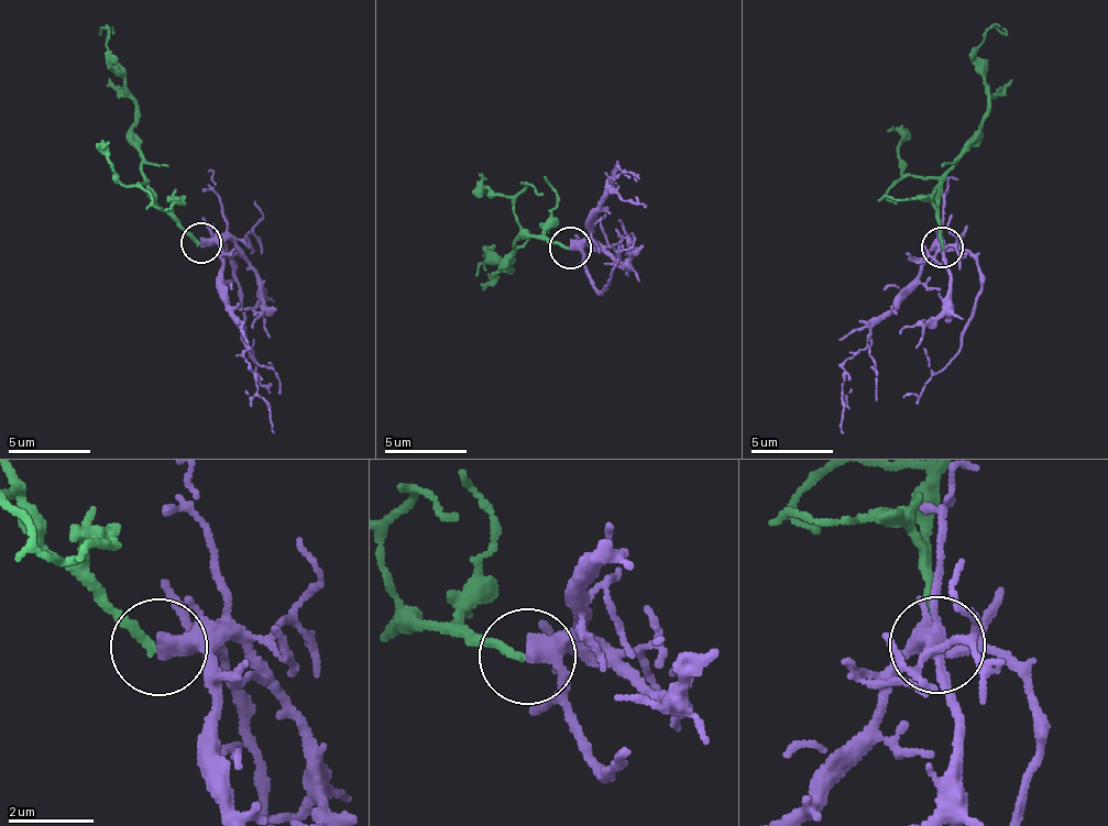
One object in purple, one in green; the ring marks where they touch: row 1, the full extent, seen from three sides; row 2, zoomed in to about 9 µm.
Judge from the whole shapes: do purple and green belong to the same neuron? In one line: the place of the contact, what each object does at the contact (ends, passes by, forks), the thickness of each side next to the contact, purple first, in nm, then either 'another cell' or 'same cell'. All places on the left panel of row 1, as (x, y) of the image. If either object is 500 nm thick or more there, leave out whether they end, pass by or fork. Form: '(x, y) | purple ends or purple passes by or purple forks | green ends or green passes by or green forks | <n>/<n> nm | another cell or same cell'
(200, 242) | purple passes by | green ends | 360/200 nm | another cell

